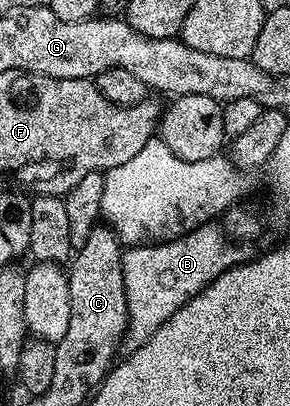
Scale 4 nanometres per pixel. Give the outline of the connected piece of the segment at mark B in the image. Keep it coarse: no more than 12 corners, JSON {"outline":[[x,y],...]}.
{"outline":[[207,223],[122,255],[139,349],[188,299],[257,244]]}

